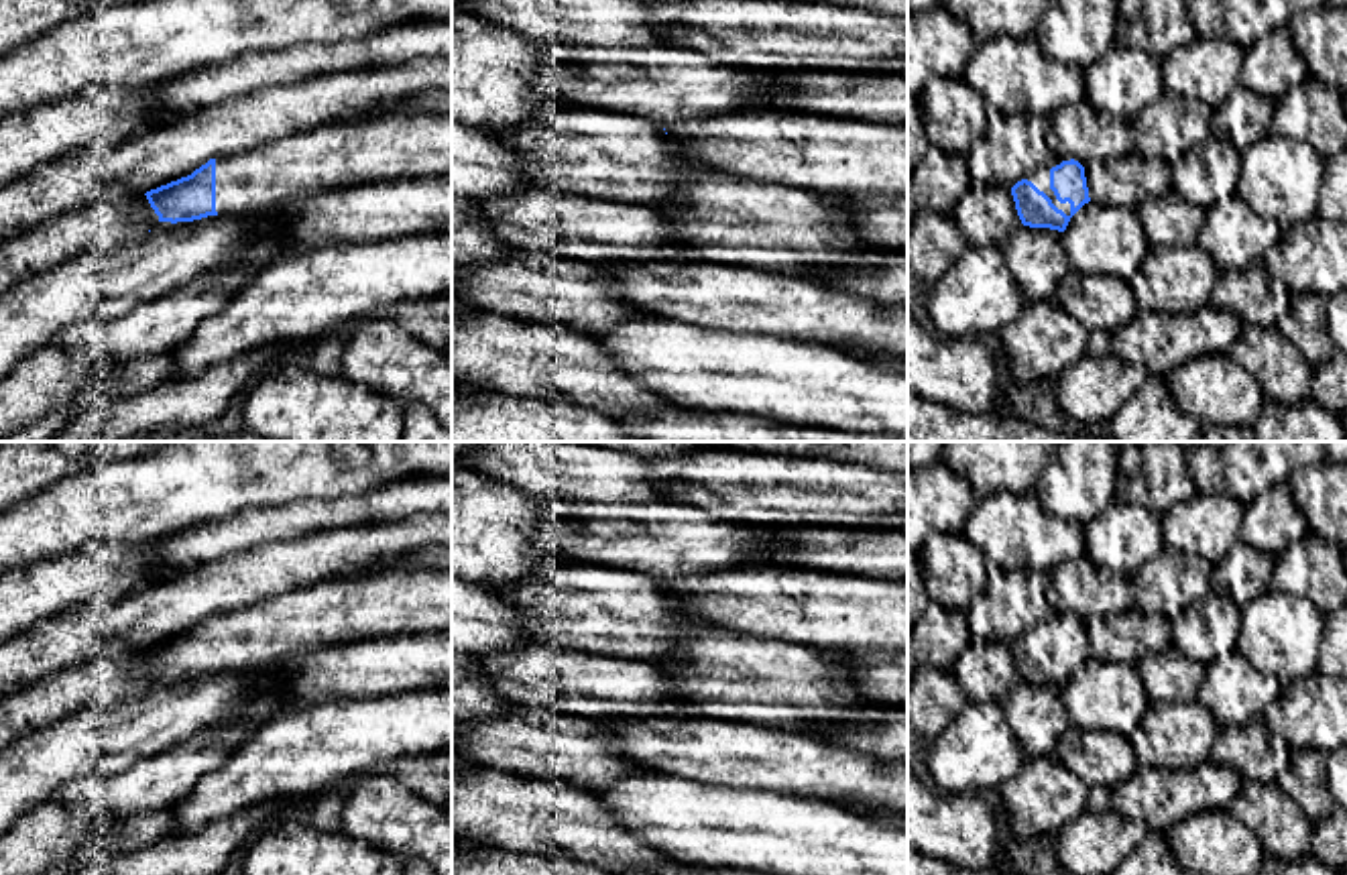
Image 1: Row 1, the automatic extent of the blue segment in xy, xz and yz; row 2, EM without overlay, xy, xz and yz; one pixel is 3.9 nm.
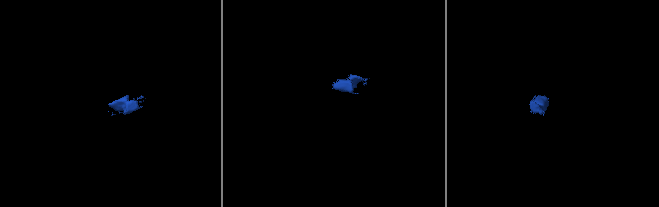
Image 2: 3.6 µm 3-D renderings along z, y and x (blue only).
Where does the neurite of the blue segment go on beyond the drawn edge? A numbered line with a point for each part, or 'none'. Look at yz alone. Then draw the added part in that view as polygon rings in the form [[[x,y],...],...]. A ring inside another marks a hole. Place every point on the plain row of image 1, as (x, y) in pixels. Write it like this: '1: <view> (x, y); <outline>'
1: yz (1040, 633); [[[1050,608],[1036,627],[1026,631],[1026,635],[1032,637],[1040,647],[1044,647],[1058,665],[1062,665],[1066,672],[1070,672],[1070,659],[1068,657],[1060,659],[1056,655],[1054,647],[1050,645],[1050,625],[1060,621],[1062,617],[1070,617],[1070,615]]]

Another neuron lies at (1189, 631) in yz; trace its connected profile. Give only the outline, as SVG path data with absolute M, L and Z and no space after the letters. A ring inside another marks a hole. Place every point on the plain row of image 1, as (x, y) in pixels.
M1211 594L1203 602L1162 598L1170 621L1170 643L1186 657L1209 663L1237 649L1241 631L1241 608L1231 600Z

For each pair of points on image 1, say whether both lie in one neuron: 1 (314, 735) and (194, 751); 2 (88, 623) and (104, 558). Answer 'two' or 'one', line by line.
1: two
2: two

